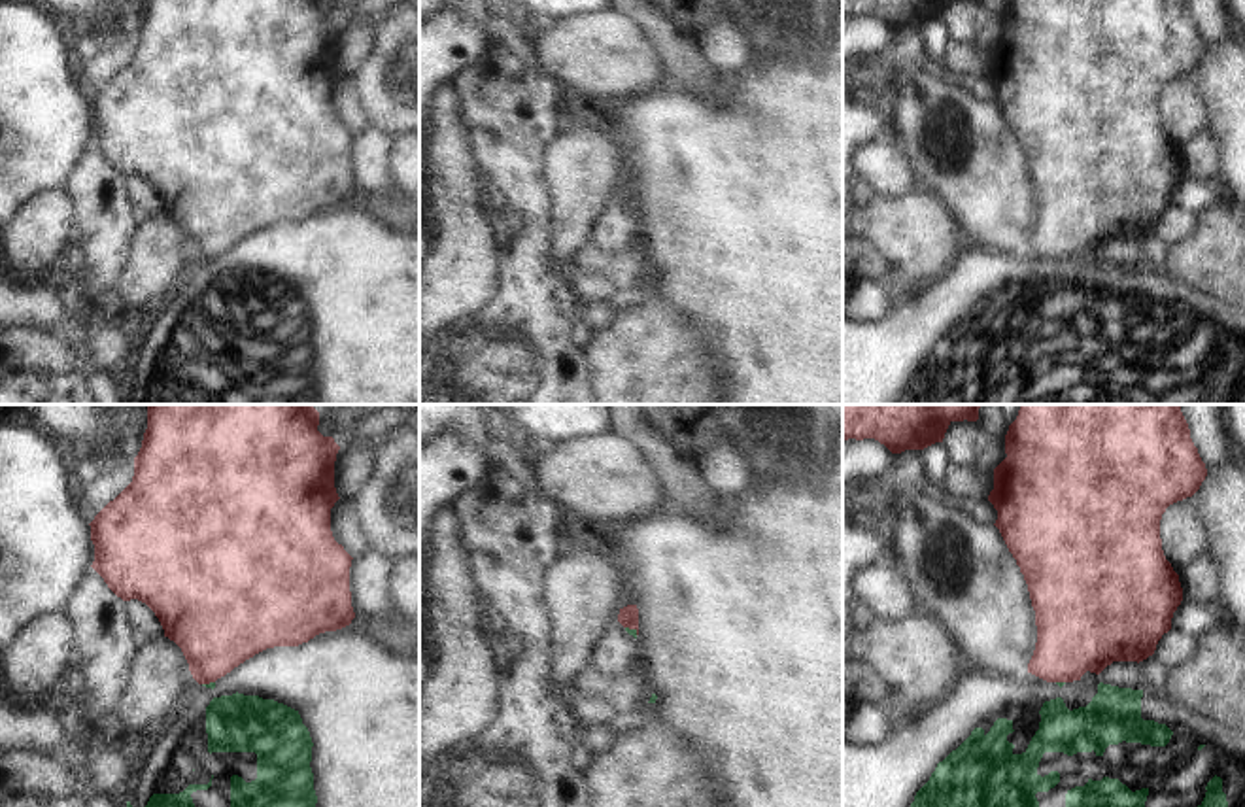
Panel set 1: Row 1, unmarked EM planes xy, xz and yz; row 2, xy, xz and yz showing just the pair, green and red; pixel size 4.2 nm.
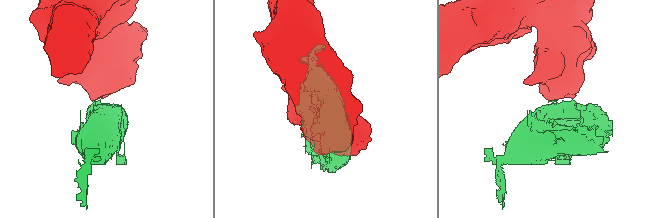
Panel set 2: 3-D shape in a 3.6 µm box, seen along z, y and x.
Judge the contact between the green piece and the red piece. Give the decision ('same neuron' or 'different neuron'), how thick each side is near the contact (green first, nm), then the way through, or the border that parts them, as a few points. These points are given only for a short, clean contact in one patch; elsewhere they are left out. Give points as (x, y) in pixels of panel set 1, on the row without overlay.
different neuron; 30 nm thick on the green side, 90 nm on the other; border along xz (626, 203), (637, 210)

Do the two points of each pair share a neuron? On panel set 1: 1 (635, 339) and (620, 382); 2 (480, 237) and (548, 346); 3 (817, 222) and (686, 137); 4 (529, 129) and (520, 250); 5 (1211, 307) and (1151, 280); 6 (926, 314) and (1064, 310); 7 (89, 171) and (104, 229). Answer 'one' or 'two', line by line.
1: one
2: two
3: one
4: one
5: one
6: one
7: one

